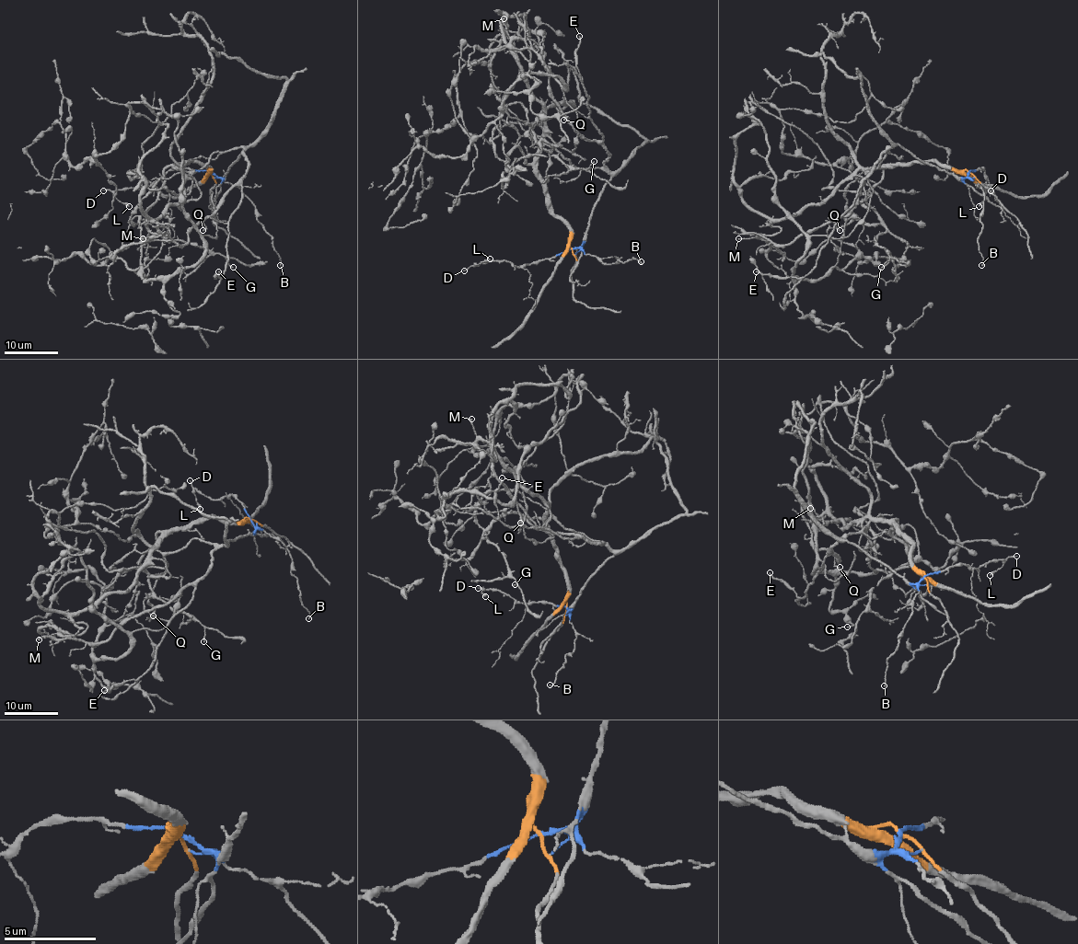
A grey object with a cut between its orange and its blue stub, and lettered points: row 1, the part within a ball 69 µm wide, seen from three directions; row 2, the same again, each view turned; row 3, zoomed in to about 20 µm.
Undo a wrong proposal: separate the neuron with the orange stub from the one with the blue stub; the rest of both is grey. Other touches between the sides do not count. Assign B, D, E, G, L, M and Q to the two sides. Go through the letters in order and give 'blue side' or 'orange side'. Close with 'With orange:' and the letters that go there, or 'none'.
B: blue side
D: blue side
E: blue side
G: orange side
L: blue side
M: orange side
Q: blue side
With orange: G, M

